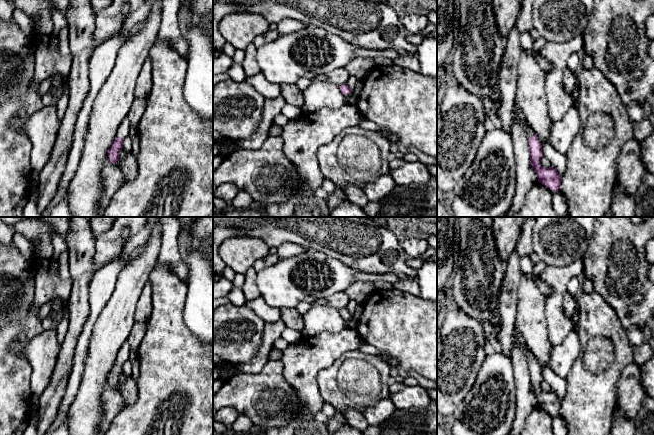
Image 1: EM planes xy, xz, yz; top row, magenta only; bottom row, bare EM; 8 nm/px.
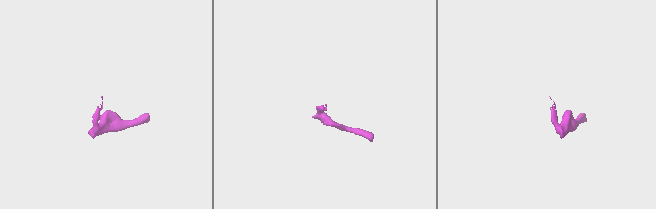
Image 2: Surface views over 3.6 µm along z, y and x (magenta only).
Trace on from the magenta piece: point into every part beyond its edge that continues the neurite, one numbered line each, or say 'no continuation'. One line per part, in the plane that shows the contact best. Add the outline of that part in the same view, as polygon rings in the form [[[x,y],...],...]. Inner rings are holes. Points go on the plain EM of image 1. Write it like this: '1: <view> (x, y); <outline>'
1: xy (123, 355); [[[125,342],[117,354],[116,361],[125,363],[129,358],[130,351],[130,345],[128,342]]]

